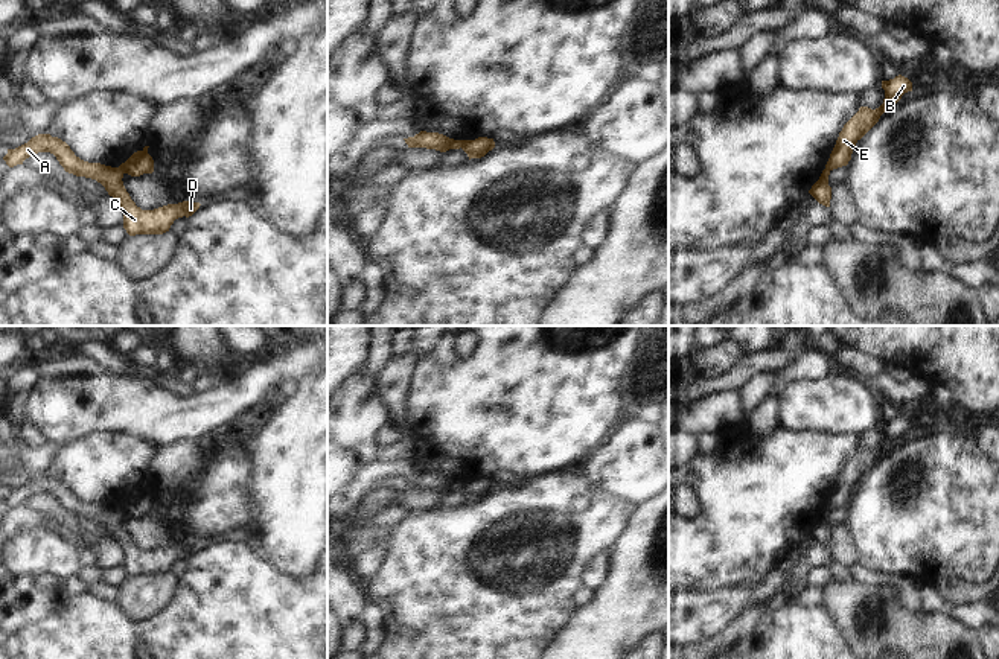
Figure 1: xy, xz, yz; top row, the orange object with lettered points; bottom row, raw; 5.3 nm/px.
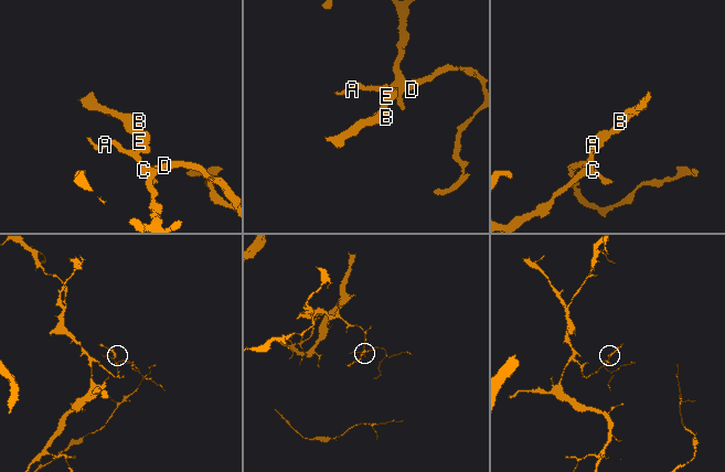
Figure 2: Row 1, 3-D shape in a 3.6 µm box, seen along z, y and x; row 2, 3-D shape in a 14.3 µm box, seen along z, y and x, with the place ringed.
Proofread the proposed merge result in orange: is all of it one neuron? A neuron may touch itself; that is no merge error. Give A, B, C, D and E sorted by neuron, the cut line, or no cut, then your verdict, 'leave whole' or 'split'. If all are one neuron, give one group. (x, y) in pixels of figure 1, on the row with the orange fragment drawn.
groups A C D / B E; cut xz (463, 140), (460, 146); split

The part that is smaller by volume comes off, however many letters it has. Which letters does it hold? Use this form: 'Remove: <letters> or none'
Remove: B, E

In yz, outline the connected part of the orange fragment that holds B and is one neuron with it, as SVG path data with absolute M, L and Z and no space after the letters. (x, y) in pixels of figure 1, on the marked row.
M898 75L894 79L882 81L882 88L885 90L885 99L879 108L871 110L868 107L860 107L844 125L825 164L827 170L848 164L856 143L879 122L880 116L888 108L894 107L905 93L912 91L912 82Z

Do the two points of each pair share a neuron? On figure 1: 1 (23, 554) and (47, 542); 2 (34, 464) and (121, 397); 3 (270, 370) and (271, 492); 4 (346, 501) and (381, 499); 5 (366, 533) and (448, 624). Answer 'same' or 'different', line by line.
1: same
2: different
3: different
4: different
5: same

